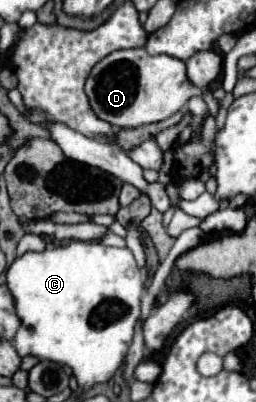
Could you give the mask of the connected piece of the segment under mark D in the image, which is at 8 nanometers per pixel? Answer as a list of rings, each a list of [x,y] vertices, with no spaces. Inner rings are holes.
[[[144,48],[116,50],[102,58],[86,80],[86,96],[92,112],[122,130],[154,124],[170,118],[174,112],[186,106],[192,96],[200,96],[202,90],[194,88],[186,80],[186,64],[172,56],[150,56]],[[138,78],[138,86],[136,86]]]

